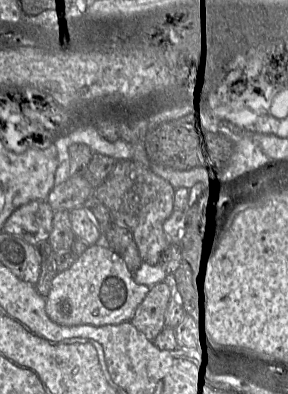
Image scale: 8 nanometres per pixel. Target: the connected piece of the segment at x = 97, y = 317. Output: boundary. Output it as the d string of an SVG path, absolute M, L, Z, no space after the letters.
M98 243L88 246L70 268L56 274L45 298L45 311L60 326L112 327L128 322L149 291L134 282L116 253Z

